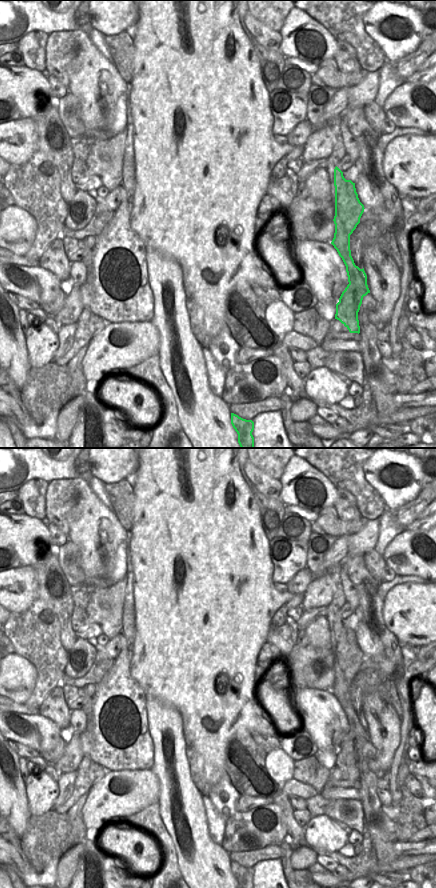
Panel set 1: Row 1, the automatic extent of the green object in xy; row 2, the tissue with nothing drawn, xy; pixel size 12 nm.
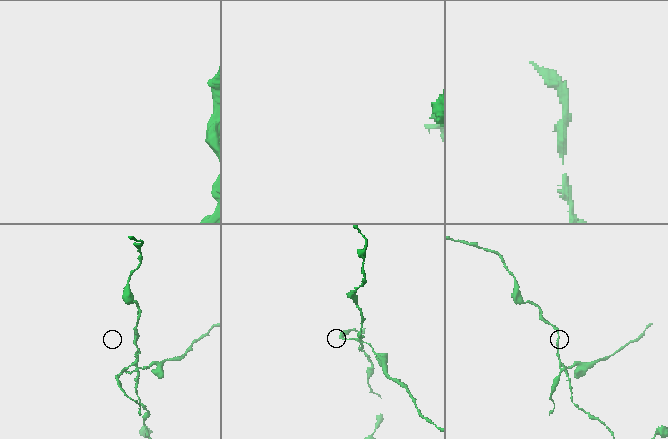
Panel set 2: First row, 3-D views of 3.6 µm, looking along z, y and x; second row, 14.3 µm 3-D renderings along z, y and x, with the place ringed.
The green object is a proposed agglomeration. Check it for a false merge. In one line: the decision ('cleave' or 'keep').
cleave

